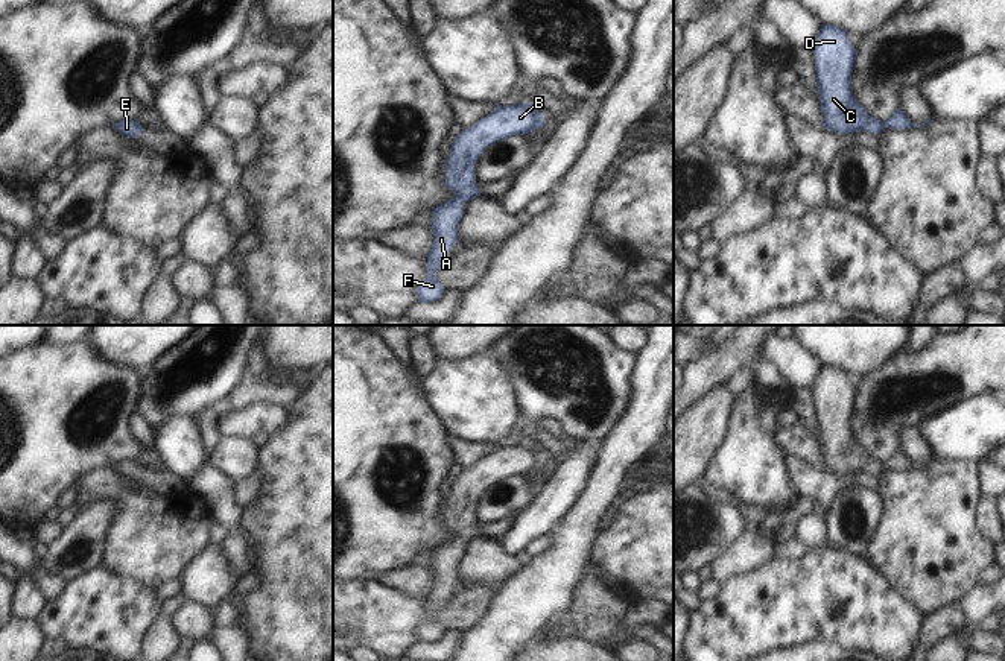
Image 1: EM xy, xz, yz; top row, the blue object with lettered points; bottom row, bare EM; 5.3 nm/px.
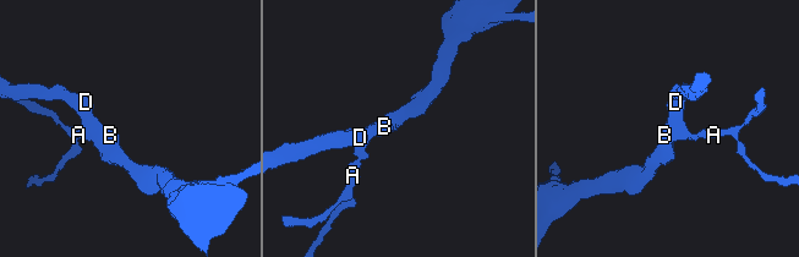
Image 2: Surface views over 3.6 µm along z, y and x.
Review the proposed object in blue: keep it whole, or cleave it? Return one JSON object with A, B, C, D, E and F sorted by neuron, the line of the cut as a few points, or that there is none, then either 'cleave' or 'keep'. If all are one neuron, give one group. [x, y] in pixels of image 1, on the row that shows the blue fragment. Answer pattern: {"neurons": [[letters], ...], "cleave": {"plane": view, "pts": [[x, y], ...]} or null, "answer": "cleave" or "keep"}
{"neurons": [["A", "B", "C", "D", "E", "F"]], "cleave": null, "answer": "keep"}

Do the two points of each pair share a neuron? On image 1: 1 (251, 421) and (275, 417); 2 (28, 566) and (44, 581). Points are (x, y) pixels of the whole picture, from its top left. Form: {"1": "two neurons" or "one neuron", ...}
{"1": "one neuron", "2": "one neuron"}

